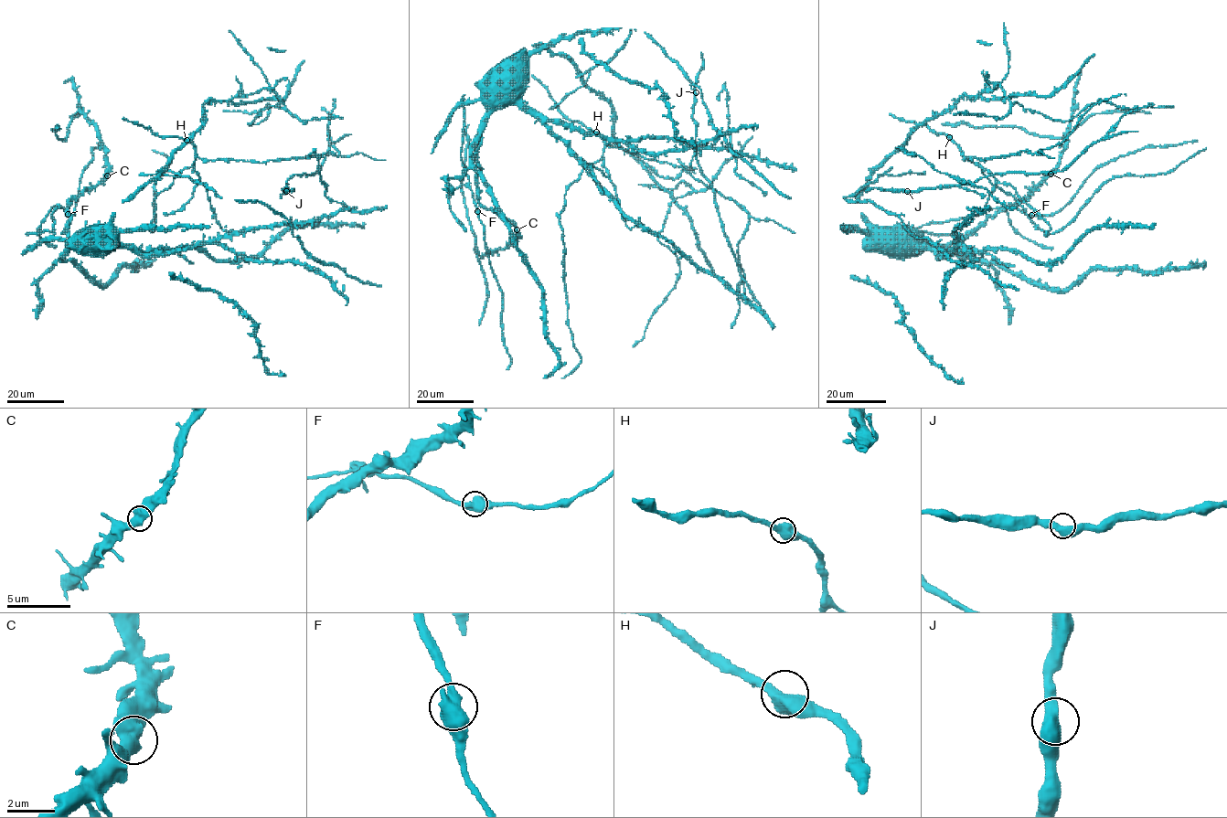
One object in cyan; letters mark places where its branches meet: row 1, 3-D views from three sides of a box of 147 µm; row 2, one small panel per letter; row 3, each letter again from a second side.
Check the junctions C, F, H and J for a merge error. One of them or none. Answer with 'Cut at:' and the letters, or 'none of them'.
Cut at: none of them

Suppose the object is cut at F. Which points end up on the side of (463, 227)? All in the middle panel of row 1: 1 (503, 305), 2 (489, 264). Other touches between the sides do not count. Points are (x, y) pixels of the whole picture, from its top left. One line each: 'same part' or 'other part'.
1: other part
2: other part

